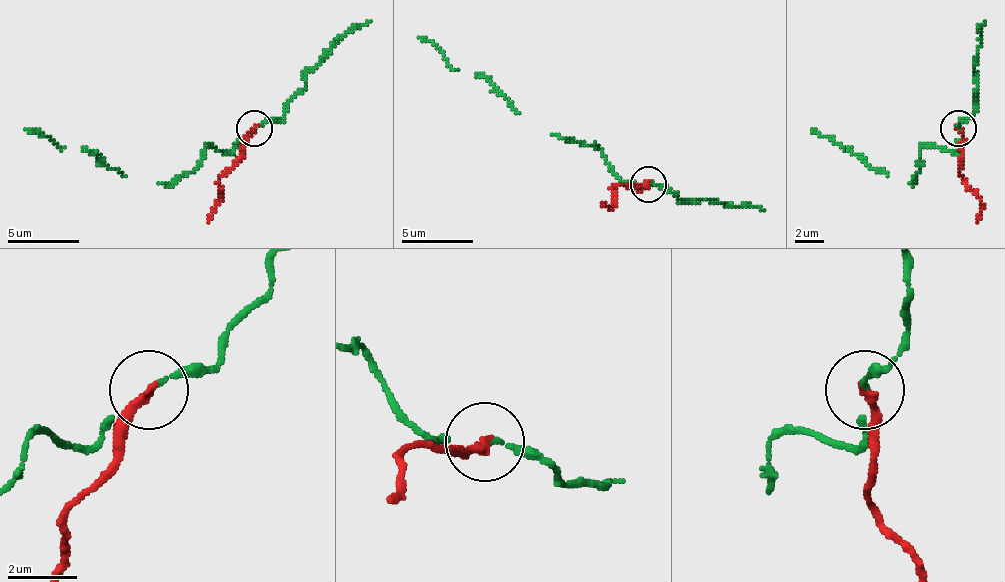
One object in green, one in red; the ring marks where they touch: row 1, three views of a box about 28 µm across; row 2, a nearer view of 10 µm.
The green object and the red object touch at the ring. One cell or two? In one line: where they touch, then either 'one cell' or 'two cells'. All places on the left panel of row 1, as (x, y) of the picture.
at (254, 128); two cells

